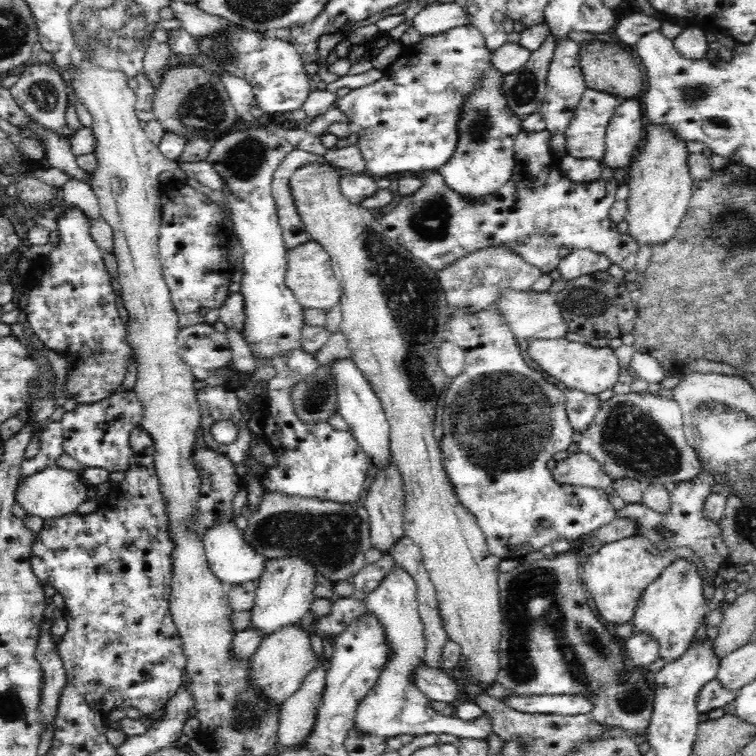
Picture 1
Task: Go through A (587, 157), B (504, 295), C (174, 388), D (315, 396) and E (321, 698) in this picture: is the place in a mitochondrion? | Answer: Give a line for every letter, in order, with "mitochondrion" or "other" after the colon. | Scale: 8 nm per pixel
A: other
B: other
C: other
D: mitochondrion
E: other

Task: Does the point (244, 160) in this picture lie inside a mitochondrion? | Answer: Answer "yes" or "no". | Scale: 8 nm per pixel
yes

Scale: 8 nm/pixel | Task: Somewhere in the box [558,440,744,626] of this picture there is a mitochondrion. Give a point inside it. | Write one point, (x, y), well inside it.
(664, 531)

